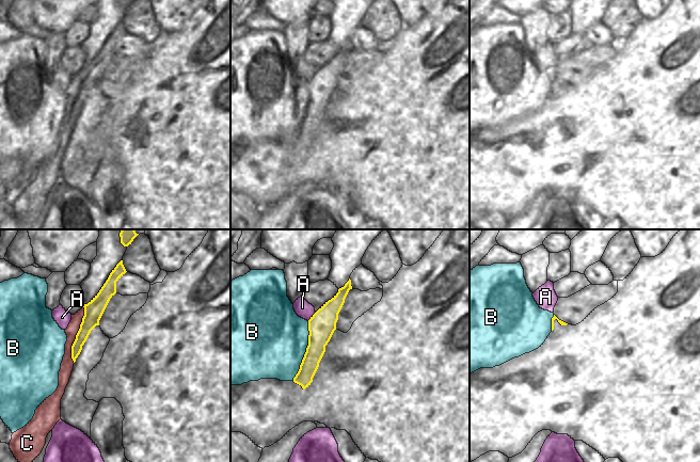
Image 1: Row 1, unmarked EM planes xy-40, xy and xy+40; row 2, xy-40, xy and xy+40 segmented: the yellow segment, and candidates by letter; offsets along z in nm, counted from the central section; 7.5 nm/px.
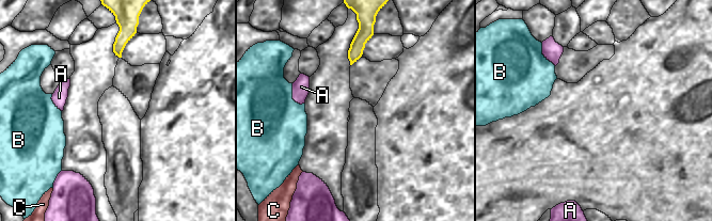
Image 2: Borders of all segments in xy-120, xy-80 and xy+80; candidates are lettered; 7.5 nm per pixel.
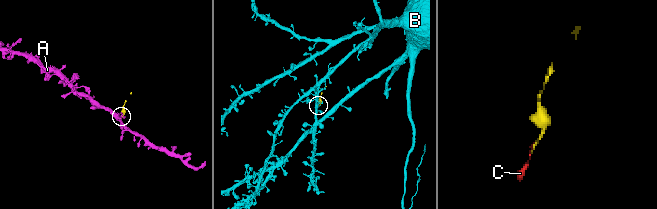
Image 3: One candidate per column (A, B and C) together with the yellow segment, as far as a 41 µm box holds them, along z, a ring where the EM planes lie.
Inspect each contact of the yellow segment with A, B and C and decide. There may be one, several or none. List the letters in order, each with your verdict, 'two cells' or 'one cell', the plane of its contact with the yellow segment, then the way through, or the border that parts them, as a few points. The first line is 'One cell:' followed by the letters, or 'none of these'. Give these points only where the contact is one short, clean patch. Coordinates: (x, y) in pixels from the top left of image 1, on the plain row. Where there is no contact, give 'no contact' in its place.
One cell: C
A: two cells | xy | along xy (316, 73), (307, 81)
B: two cells | xy | along xy (308, 82), (308, 106), (300, 129), (292, 141)
C: one cell | xy-40

